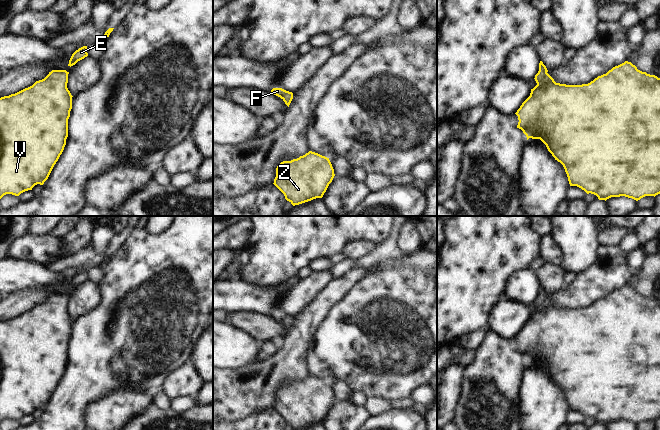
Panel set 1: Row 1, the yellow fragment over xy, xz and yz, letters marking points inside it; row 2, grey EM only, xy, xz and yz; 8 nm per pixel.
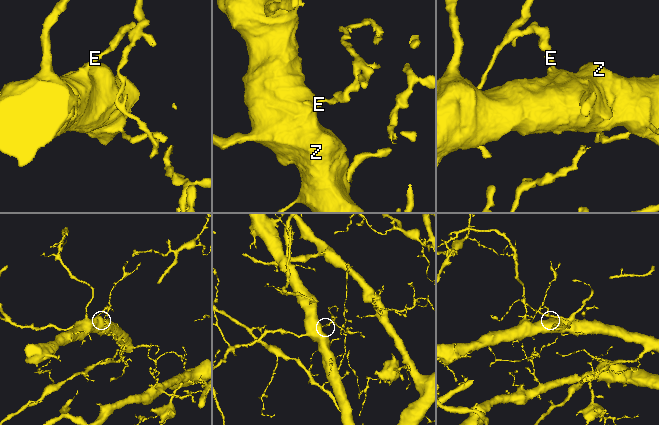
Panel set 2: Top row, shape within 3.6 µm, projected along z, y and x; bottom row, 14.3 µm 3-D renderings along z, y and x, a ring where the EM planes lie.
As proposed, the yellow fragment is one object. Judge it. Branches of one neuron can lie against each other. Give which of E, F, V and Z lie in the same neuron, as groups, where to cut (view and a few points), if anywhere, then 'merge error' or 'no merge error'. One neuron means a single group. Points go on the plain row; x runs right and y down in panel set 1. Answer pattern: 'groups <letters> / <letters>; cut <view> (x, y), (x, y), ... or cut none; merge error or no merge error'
groups E F V Z; cut none; no merge error

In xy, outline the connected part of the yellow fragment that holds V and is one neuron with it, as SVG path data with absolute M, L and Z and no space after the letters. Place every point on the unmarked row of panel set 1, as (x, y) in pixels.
M52 294L32 310L0 322L0 423L6 418L19 420L37 408L43 409L62 378L73 321L67 312L68 298L66 294Z

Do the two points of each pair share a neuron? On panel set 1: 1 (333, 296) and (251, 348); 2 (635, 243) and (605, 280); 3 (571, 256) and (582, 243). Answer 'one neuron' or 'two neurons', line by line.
1: two neurons
2: two neurons
3: one neuron

